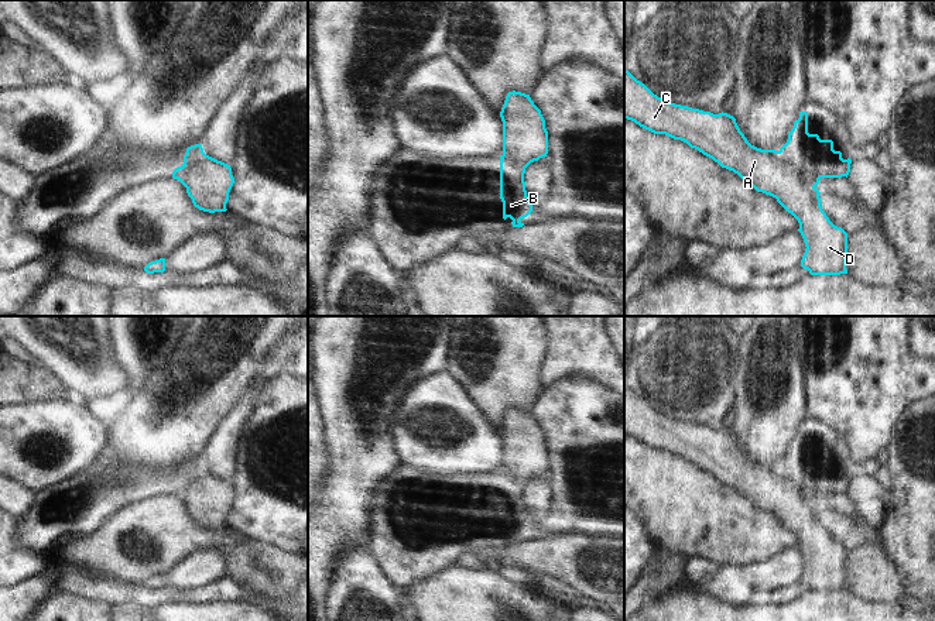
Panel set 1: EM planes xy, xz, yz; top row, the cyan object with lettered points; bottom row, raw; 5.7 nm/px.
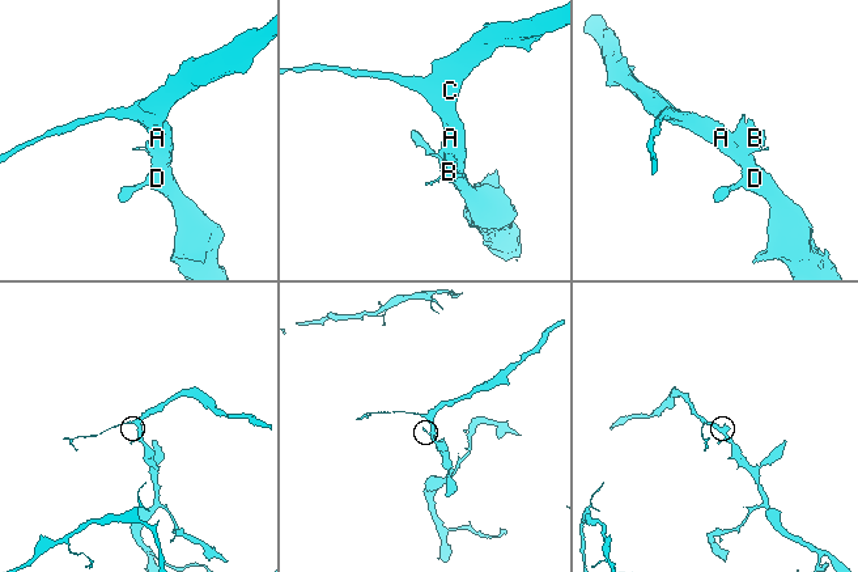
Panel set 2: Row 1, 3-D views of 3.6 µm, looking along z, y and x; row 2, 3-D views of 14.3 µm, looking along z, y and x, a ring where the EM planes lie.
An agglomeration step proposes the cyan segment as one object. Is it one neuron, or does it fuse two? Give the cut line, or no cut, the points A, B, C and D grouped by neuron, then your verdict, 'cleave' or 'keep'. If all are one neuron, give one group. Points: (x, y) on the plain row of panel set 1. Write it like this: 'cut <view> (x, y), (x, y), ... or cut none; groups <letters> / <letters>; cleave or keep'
cut yz (778, 467), (797, 487), (800, 494), (814, 504); groups A C D / B; cleave

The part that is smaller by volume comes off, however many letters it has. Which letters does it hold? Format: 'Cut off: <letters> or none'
Cut off: B

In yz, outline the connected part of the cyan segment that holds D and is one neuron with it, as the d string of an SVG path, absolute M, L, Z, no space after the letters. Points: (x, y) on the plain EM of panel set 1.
M624 385L624 435L654 449L665 450L674 456L686 459L691 464L712 474L722 484L733 487L757 508L777 515L799 539L798 548L805 559L805 569L801 583L811 591L840 591L847 590L847 549L835 542L822 526L819 507L805 501L798 487L775 466L761 466L751 462L740 447L736 435L727 429L713 430L699 425L669 419L654 411L644 399L637 397Z

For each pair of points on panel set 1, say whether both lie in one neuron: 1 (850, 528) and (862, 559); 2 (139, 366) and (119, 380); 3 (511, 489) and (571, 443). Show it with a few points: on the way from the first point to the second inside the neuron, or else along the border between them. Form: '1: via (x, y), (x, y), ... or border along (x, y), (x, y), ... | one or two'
1: border along (866, 541), (848, 551) | two
2: border along (110, 345), (112, 354), (127, 377), (129, 387) | two
3: via (526, 521), (544, 525), (562, 507), (562, 476) | one

